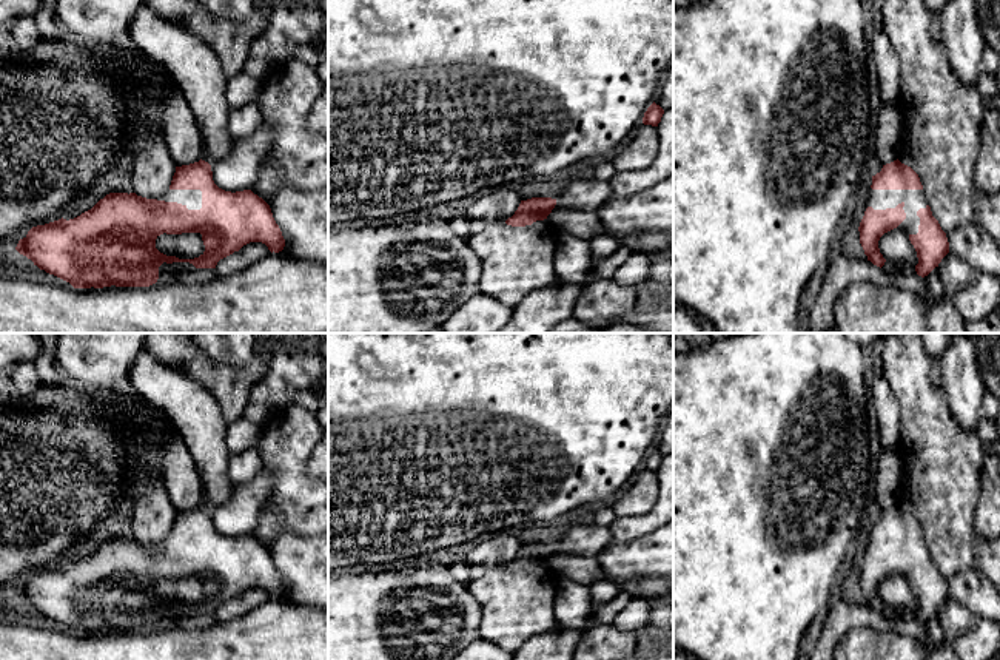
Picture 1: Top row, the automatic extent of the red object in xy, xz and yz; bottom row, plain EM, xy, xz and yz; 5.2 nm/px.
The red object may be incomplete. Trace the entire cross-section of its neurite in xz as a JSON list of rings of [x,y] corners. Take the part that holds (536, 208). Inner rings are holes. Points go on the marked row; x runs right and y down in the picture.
[[[532,197],[521,200],[518,210],[512,217],[505,221],[512,227],[532,225],[536,221],[544,221],[556,205],[556,199],[552,197]]]

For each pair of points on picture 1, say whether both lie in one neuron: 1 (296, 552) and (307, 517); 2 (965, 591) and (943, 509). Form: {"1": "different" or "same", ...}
{"1": "different", "2": "different"}

